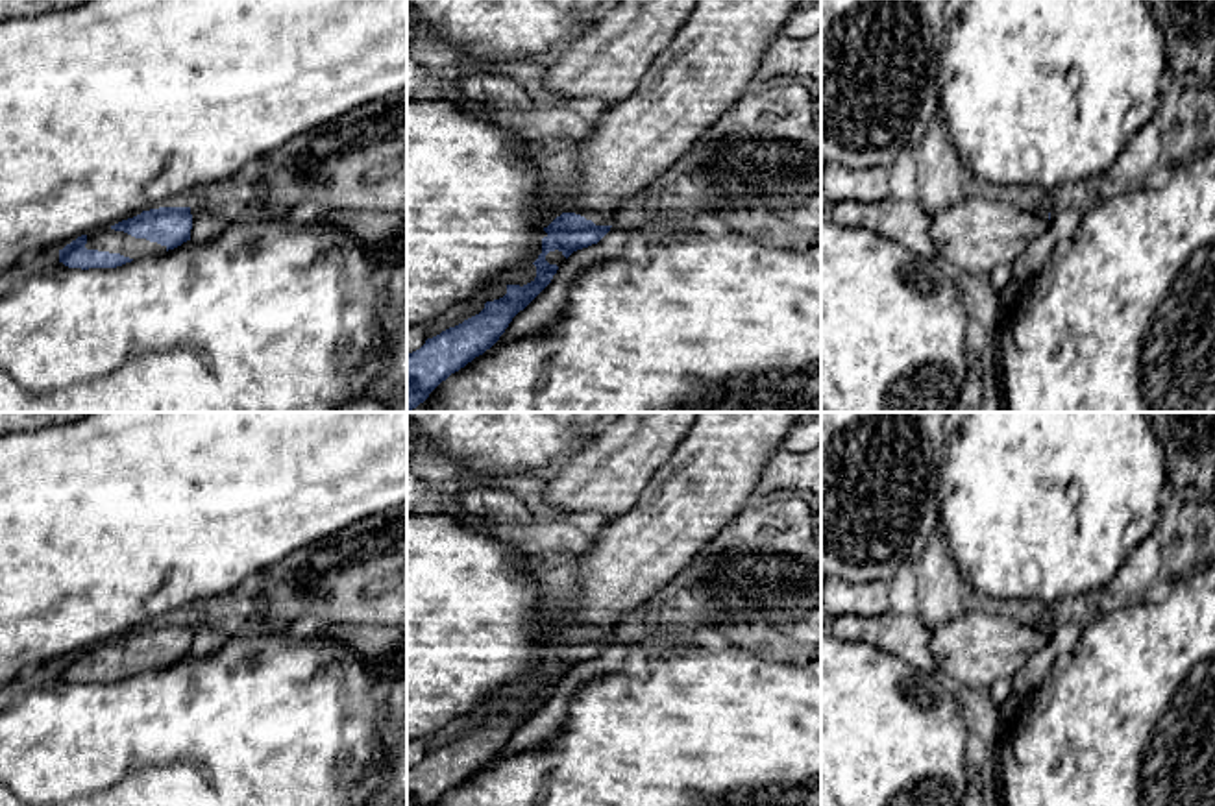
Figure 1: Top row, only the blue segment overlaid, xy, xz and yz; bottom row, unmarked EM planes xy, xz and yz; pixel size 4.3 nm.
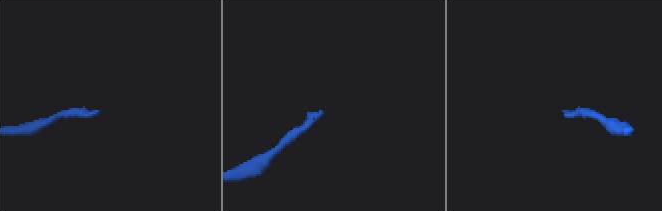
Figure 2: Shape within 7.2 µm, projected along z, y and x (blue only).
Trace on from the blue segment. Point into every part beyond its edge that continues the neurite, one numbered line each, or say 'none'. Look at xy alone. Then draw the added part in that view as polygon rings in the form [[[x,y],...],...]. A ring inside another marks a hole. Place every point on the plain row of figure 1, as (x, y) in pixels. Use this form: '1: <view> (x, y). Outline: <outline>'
1: xy (108, 653). Outline: [[[111,641],[89,647],[85,662],[109,666],[109,667],[120,667],[133,675],[166,666],[166,660],[150,656],[146,653],[135,653],[124,645],[115,645]]]

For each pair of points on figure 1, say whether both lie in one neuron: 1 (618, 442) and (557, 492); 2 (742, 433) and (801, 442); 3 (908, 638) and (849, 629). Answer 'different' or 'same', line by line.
1: same
2: different
3: same

